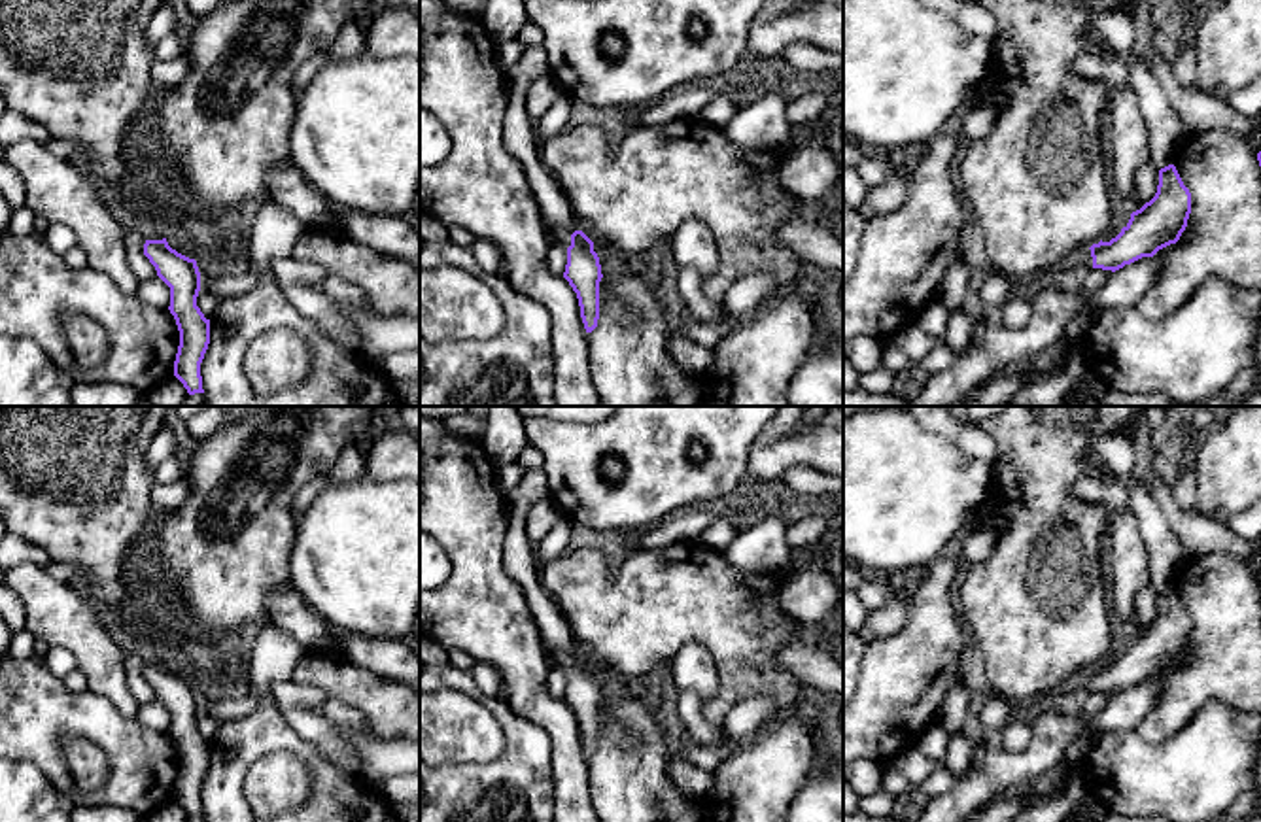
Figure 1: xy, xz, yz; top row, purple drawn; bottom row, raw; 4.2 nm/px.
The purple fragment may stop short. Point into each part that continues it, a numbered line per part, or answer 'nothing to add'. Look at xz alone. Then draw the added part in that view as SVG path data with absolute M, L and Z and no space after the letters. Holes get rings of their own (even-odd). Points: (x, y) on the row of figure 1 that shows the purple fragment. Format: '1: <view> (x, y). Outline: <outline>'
1: xz (520, 136). Outline: M543 45L524 47L520 60L507 72L505 147L520 163L543 217L552 225L552 238L567 249L579 229L561 189L539 159L539 134L526 110L527 89L548 72Z

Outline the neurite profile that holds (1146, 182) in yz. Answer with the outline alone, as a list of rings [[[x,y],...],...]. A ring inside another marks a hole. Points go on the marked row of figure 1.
[[[1149,161],[1136,172],[1134,193],[1140,204],[1149,202],[1159,185],[1159,168]]]

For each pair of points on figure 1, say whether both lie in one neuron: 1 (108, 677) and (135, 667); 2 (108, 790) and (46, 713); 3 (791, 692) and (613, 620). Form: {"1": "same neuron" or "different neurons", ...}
{"1": "different neurons", "2": "same neuron", "3": "same neuron"}

